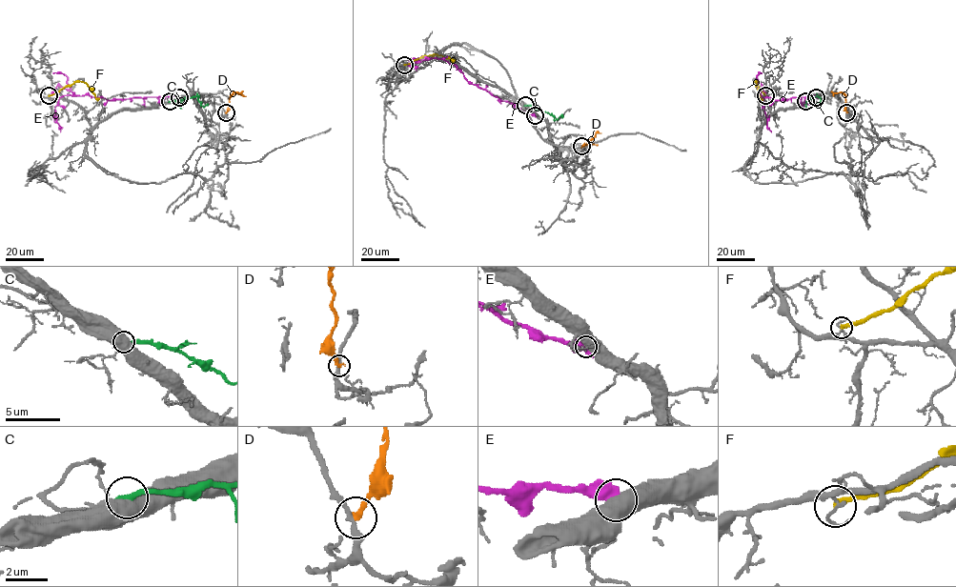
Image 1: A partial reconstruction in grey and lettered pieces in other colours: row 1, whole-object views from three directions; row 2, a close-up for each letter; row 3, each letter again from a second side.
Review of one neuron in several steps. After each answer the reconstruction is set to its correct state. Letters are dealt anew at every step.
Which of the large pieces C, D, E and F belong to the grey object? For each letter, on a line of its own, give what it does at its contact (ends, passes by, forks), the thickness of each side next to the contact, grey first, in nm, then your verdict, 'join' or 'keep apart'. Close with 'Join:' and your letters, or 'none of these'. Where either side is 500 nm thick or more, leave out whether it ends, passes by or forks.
C: 500/280 nm | keep apart
D: it ends | 240/240 nm | keep apart
E: 800/480 nm | keep apart
F: it ends | 130/240 nm | keep apart
Join: none of these

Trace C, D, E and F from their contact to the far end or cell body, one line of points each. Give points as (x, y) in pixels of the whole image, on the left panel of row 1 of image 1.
C: (170, 101), (198, 96), (203, 107), (208, 103)
D: (226, 112), (233, 91), (245, 96)
E: (179, 97), (107, 100), (88, 95), (63, 95), (59, 98), (53, 115), (60, 131)
F: (49, 95), (82, 81), (97, 100)

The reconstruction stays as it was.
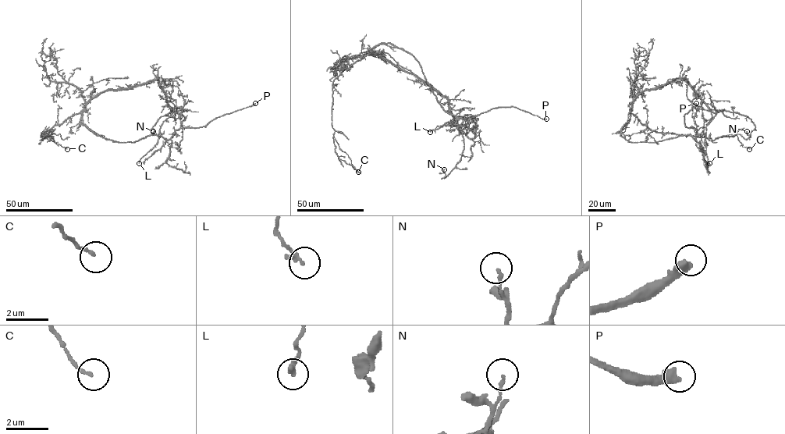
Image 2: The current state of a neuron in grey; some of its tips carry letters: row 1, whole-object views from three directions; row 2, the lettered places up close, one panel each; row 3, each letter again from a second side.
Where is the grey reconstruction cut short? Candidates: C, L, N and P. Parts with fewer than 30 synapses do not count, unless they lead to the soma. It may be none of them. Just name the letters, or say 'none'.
P

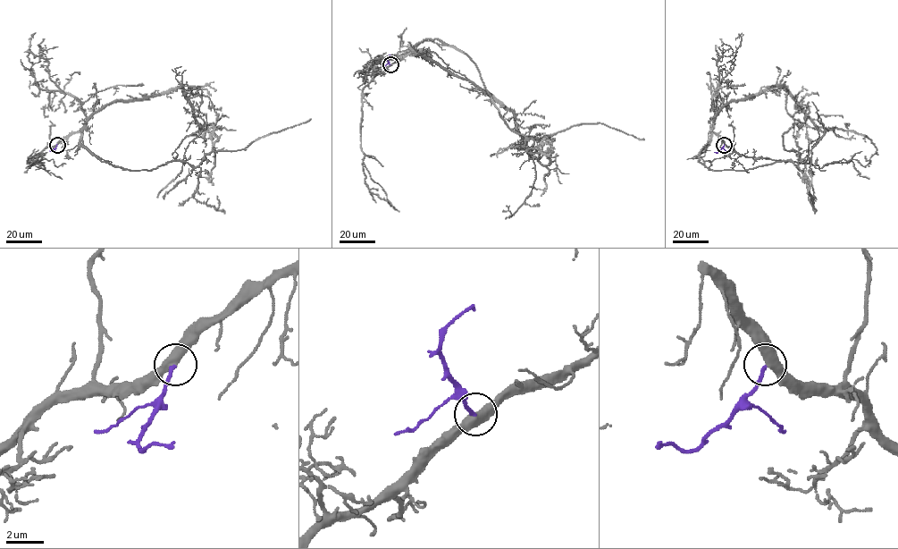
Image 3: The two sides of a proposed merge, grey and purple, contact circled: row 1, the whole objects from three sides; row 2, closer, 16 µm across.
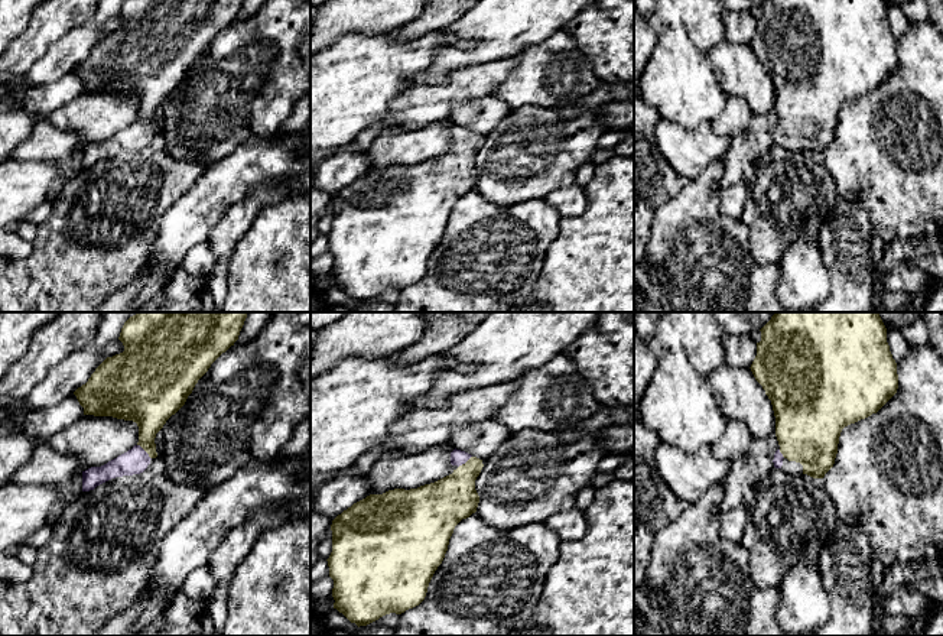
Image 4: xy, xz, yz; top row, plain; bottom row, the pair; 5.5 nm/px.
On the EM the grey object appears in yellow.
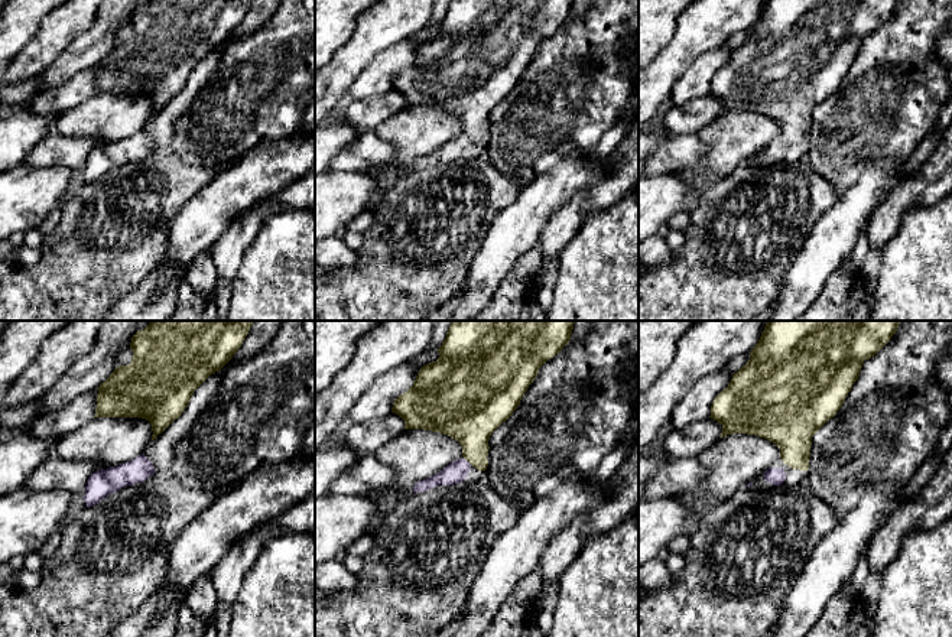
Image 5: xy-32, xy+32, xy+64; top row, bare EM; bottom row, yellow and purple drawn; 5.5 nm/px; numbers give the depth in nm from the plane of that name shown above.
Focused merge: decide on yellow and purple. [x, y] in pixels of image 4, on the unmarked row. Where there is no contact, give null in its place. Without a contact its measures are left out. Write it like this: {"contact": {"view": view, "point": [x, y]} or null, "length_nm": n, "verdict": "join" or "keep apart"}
{"contact": {"view": "xy", "point": [145, 126]}, "length_nm": 120, "verdict": "join"}

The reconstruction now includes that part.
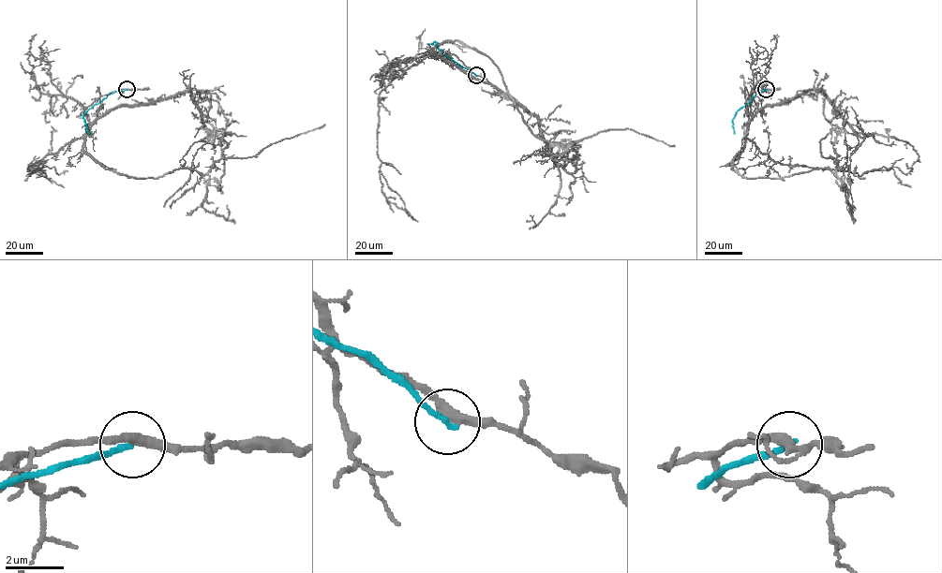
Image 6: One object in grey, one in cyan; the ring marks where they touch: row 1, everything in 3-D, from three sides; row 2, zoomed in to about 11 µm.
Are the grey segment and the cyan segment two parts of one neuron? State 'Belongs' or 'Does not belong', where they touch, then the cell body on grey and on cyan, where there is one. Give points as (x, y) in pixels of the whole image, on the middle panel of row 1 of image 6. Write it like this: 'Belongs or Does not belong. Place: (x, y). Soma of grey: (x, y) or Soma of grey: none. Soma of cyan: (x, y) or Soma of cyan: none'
Does not belong. Place: (476, 75). Soma of grey: none. Soma of cyan: none

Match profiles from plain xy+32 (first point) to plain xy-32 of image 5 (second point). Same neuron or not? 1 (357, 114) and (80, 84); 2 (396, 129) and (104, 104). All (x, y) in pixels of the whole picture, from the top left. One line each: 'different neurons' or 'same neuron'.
1: same neuron
2: same neuron

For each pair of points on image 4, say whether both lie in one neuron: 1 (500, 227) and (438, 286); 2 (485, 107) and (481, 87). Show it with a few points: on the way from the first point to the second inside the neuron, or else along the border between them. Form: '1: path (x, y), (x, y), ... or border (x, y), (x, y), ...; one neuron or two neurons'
1: path (484, 243), (454, 273); one neuron
2: border (491, 93), (458, 103), (452, 112); two neurons

